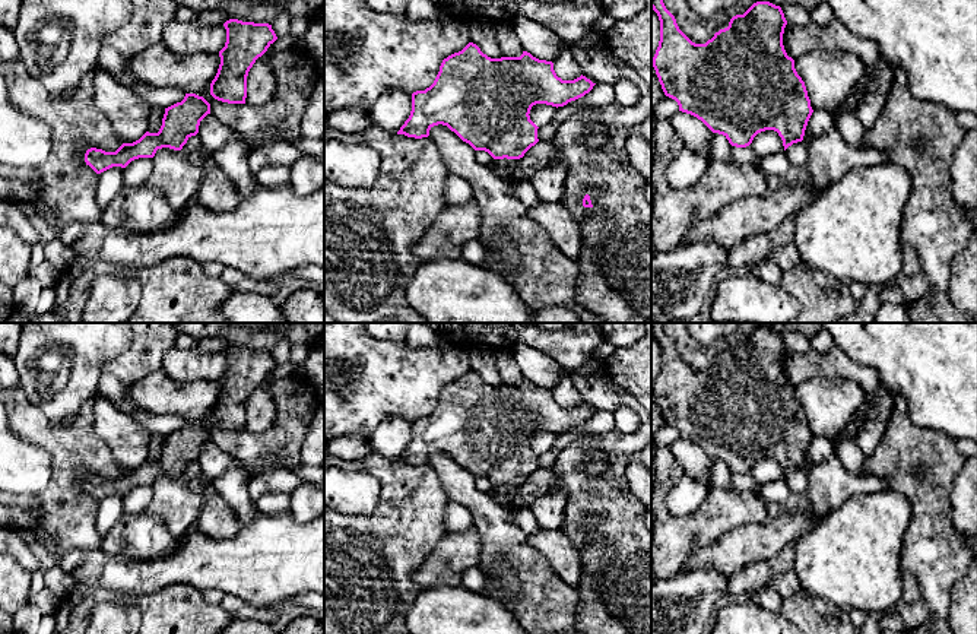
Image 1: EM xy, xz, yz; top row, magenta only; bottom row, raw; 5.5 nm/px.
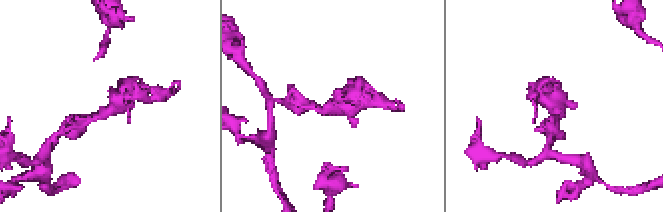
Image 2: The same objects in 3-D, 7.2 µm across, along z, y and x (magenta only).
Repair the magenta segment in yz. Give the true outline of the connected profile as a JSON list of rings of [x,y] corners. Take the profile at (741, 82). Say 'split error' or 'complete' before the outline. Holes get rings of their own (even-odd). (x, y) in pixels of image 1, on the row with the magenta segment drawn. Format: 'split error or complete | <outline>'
complete | [[[651,0],[651,9],[660,20],[653,67],[664,95],[678,102],[679,111],[697,117],[736,148],[749,146],[765,130],[778,133],[784,150],[803,140],[813,110],[794,60],[783,45],[787,20],[780,6],[770,1],[754,3],[743,15],[733,16],[729,26],[716,32],[705,44],[692,42],[679,29],[663,0]]]

